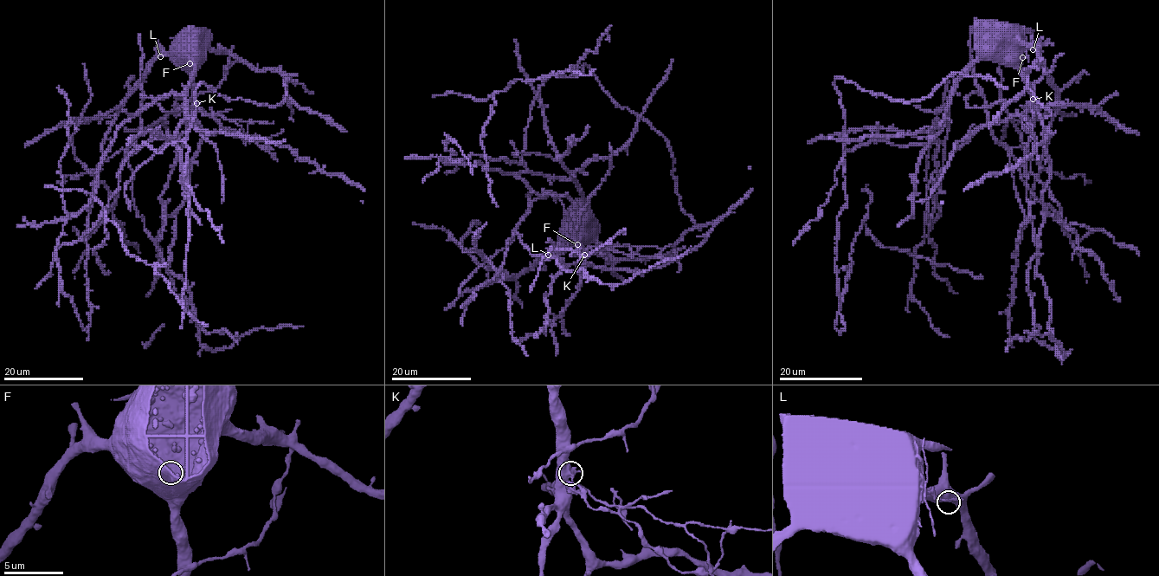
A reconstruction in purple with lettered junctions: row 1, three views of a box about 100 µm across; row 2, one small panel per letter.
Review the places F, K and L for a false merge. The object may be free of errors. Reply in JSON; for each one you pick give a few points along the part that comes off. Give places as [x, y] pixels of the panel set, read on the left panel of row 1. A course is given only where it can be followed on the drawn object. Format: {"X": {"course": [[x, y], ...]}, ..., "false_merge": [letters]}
{"K": {"course": [[196, 103], [234, 137], [256, 142], [267, 139], [282, 130]]}, "false_merge": ["K"]}

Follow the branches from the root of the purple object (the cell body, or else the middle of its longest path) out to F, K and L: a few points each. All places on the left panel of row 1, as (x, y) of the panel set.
F: (184, 43), (177, 48), (176, 63), (183, 67), (189, 63)
K: (184, 43), (177, 49), (177, 63), (189, 74), (192, 97), (196, 103)
L: (184, 43), (160, 56)

